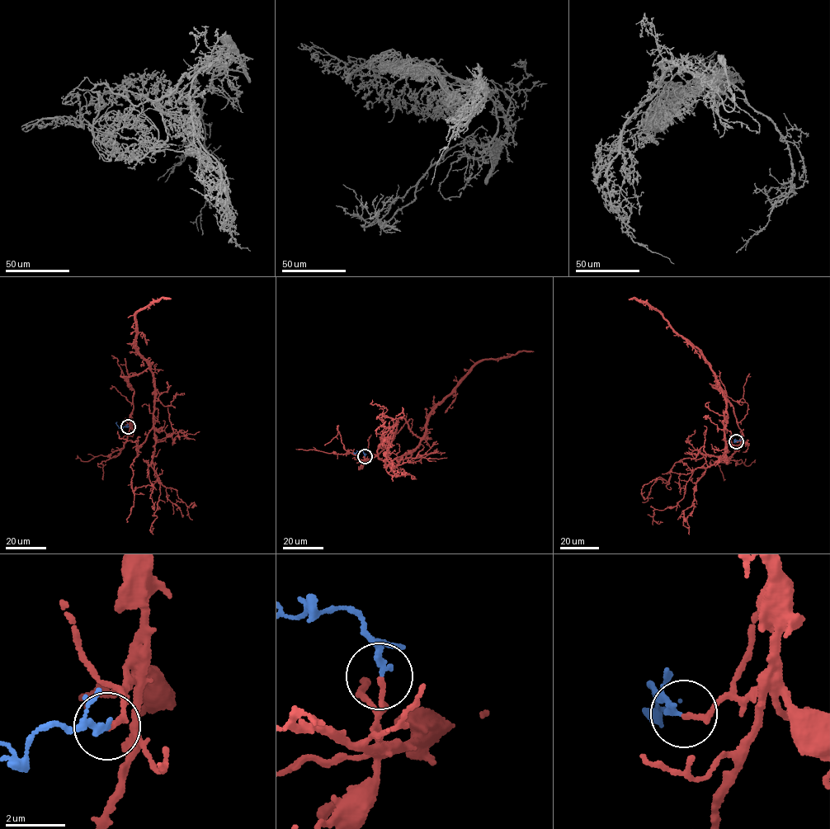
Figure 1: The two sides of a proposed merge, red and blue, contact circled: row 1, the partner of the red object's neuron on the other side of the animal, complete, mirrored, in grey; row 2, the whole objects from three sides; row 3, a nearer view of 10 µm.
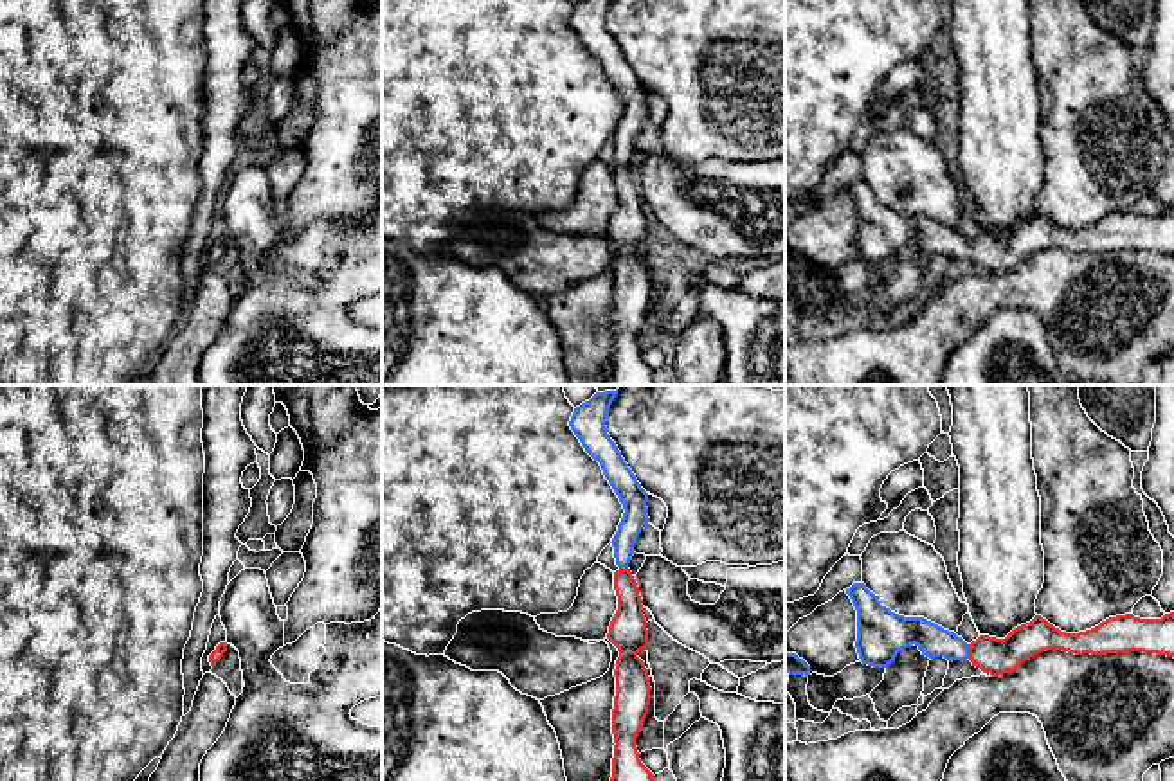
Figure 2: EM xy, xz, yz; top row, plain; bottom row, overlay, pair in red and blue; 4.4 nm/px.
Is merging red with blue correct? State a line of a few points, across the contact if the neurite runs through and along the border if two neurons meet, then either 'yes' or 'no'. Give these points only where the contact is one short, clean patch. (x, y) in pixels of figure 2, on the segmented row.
yz (993, 655), (969, 652), (933, 641) | yes

